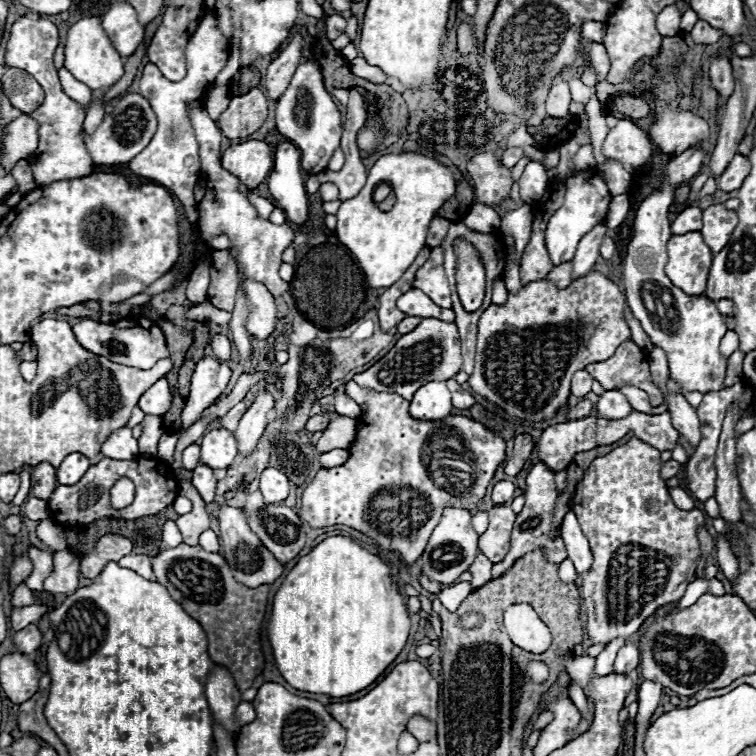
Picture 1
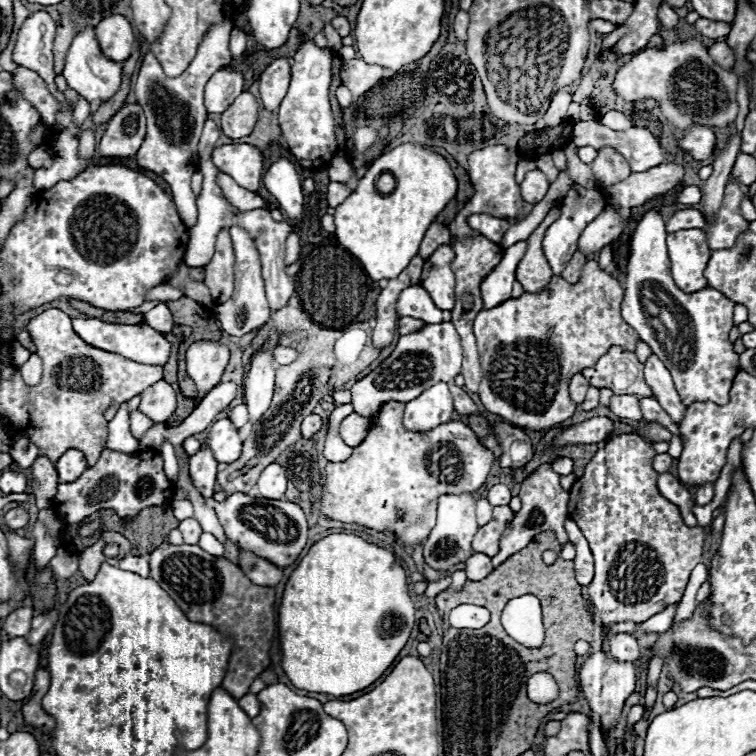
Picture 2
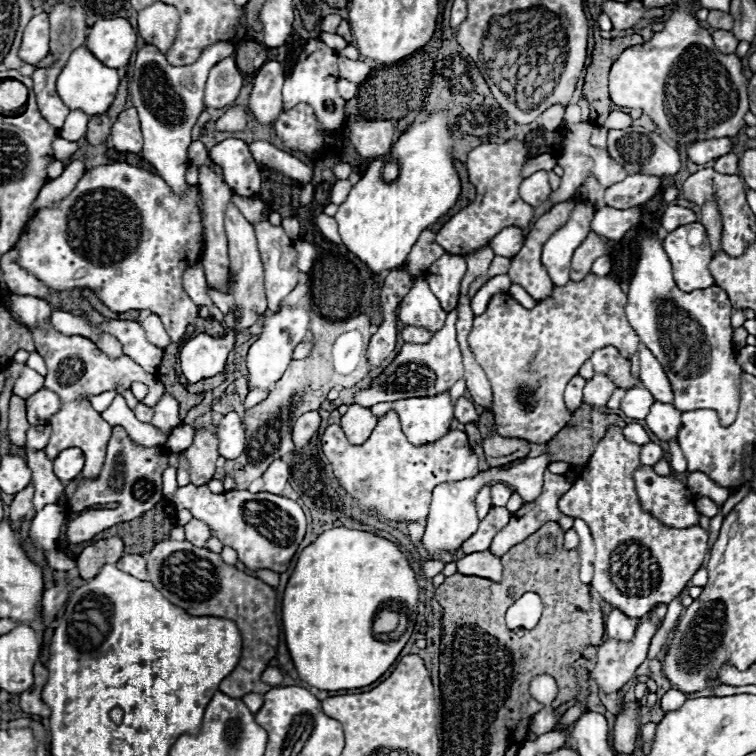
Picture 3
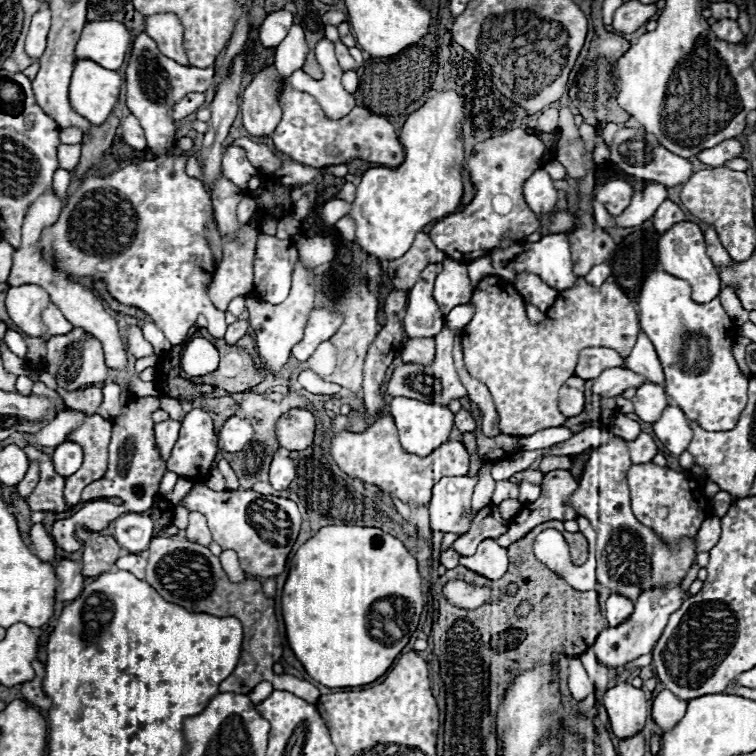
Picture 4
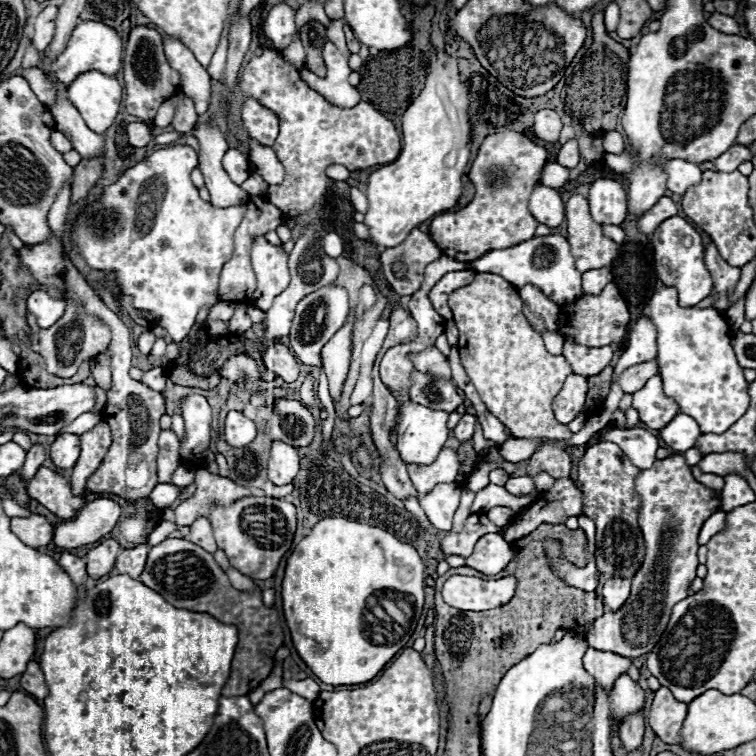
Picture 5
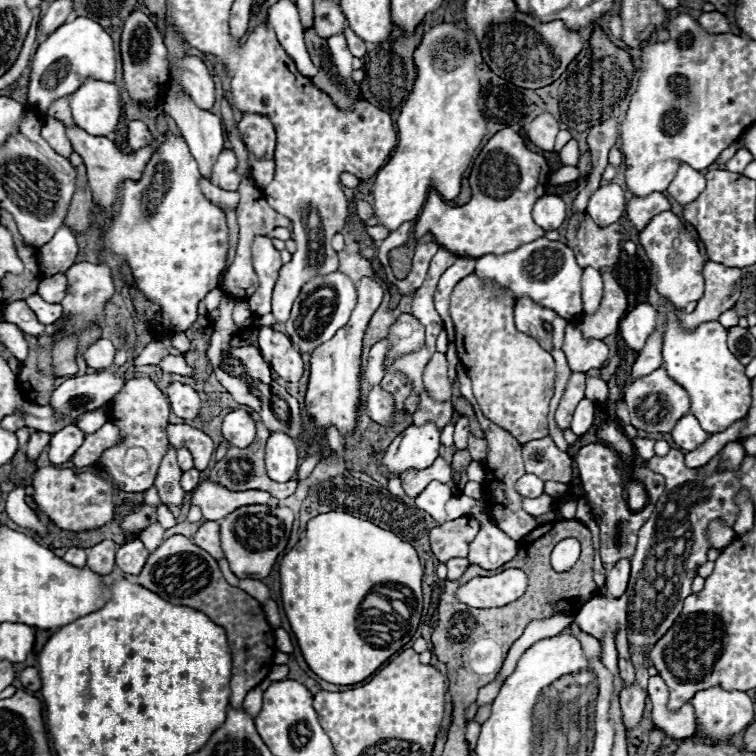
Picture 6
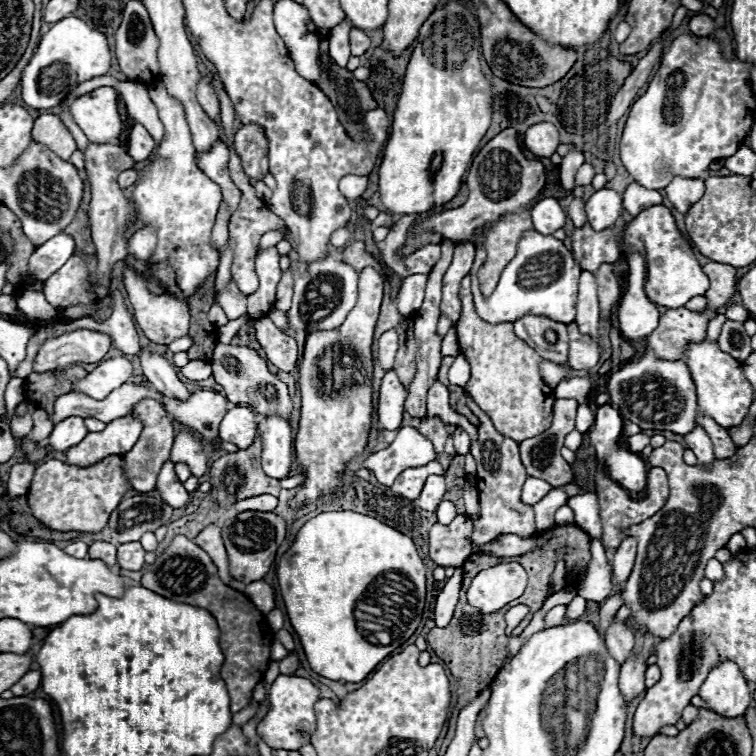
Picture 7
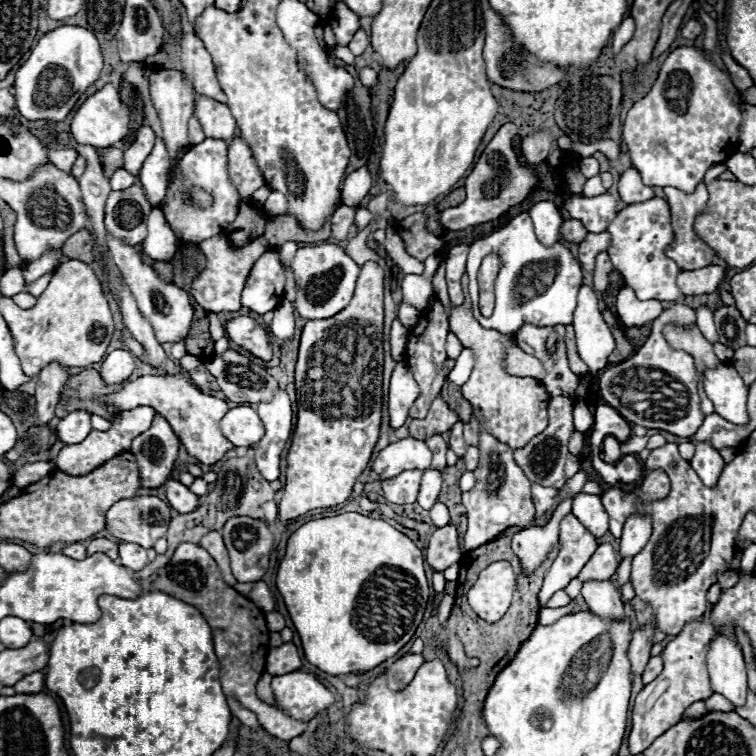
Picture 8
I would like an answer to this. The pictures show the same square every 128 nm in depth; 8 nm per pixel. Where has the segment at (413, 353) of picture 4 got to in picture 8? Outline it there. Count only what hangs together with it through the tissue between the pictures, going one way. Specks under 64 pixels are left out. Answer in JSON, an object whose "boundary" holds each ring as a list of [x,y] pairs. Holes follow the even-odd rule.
{"boundary":[[[449,332],[446,341],[446,352],[448,357],[455,360],[456,357],[460,355],[463,348],[458,338],[452,332]],[[436,396],[428,416],[422,420],[412,420],[410,424],[410,436],[420,436],[420,440],[426,440],[428,436],[440,432],[444,434],[458,422],[458,414],[442,400],[442,396]]]}

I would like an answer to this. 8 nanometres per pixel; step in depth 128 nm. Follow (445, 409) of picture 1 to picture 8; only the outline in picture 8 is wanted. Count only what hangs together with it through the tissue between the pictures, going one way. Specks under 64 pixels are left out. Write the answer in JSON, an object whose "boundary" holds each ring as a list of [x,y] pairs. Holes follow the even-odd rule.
{"boundary":[[[408,436],[380,450],[372,462],[372,470],[380,476],[380,480],[388,480],[408,468],[428,468],[430,462],[432,450],[426,446],[426,442]]]}

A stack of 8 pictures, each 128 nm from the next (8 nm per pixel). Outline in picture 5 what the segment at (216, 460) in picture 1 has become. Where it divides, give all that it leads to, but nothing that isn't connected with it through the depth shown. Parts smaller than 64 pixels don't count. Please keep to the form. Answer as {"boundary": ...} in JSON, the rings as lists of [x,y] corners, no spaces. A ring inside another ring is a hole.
{"boundary":[[[228,412],[226,424],[224,424],[224,440],[232,448],[244,448],[256,438],[256,426],[252,420],[248,420],[242,412]]]}

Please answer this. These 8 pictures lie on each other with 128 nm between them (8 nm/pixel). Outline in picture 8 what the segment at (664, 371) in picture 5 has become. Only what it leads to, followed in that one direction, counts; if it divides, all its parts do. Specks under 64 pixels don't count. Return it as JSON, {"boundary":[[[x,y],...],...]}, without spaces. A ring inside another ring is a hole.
{"boundary":[[[718,362],[716,368],[704,370],[702,384],[706,396],[714,402],[716,414],[738,426],[748,424],[748,386],[744,384],[736,368],[730,366],[730,362]]]}

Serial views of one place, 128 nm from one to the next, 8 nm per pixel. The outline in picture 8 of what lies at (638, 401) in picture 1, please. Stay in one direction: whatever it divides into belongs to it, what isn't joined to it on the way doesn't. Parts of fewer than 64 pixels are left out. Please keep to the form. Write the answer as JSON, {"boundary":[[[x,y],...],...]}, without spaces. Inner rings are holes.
{"boundary":[[[692,440],[692,442],[696,446],[696,454],[690,460],[690,464],[706,486],[714,486],[726,462],[718,454],[718,450],[712,448],[708,442],[698,442],[698,440]]]}

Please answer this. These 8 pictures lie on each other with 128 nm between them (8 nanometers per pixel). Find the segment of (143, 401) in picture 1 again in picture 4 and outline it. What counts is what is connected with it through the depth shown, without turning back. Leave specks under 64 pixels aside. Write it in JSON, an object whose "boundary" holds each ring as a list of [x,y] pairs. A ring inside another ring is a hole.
{"boundary":[[[168,418],[164,422],[158,422],[154,424],[154,430],[156,430],[156,444],[160,448],[160,454],[164,460],[168,460],[176,440],[178,440],[178,430],[180,430],[180,422],[174,420],[174,418]]]}

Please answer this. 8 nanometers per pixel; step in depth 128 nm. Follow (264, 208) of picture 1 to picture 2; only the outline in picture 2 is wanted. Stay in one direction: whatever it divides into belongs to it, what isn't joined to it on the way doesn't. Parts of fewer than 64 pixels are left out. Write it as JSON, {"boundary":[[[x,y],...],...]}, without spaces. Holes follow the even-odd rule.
{"boundary":[[[228,174],[218,176],[218,184],[224,190],[230,204],[234,204],[240,210],[254,210],[254,208],[266,208],[266,200],[252,190],[240,188]]]}

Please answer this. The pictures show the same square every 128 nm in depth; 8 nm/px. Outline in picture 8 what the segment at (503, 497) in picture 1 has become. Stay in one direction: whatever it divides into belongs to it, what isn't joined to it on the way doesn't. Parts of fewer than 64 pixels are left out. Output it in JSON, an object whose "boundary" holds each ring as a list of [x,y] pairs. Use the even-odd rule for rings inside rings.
{"boundary":[[[532,484],[532,500],[536,506],[536,516],[532,520],[532,526],[542,526],[542,516],[556,506],[556,498],[558,498],[558,490],[550,488],[550,486],[540,486],[540,484]]]}

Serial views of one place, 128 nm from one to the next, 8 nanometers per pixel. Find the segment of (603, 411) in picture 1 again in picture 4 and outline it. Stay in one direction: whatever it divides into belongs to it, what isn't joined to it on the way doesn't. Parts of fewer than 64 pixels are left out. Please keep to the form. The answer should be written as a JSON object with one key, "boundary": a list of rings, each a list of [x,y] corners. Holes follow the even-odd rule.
{"boundary":[[[642,384],[634,398],[632,398],[632,404],[634,404],[634,412],[644,420],[644,422],[656,422],[660,418],[660,412],[668,406],[668,400],[666,400],[666,392],[662,386],[658,384]]]}

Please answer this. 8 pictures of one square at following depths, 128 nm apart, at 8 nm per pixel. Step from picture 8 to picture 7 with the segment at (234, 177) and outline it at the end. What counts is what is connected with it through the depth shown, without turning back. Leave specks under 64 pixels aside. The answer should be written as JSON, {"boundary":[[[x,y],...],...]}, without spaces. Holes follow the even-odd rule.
{"boundary":[[[246,124],[236,132],[234,148],[242,160],[244,172],[252,180],[260,180],[268,172],[268,138],[258,124]]]}

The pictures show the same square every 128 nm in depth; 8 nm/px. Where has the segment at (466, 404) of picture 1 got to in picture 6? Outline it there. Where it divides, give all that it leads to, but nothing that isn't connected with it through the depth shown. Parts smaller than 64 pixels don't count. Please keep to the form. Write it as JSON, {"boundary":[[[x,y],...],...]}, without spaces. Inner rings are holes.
{"boundary":[[[460,416],[460,420],[456,422],[456,430],[454,430],[454,446],[460,450],[460,448],[466,448],[468,444],[468,436],[470,436],[470,422],[466,416]]]}

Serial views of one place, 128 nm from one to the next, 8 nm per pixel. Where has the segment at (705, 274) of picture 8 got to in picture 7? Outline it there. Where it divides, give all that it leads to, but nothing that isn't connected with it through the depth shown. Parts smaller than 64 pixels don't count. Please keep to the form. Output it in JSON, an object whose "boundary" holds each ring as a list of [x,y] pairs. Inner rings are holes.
{"boundary":[[[710,262],[704,268],[704,274],[710,278],[710,288],[704,294],[708,300],[710,310],[718,310],[722,306],[728,306],[736,294],[736,268],[728,264],[716,264]]]}

